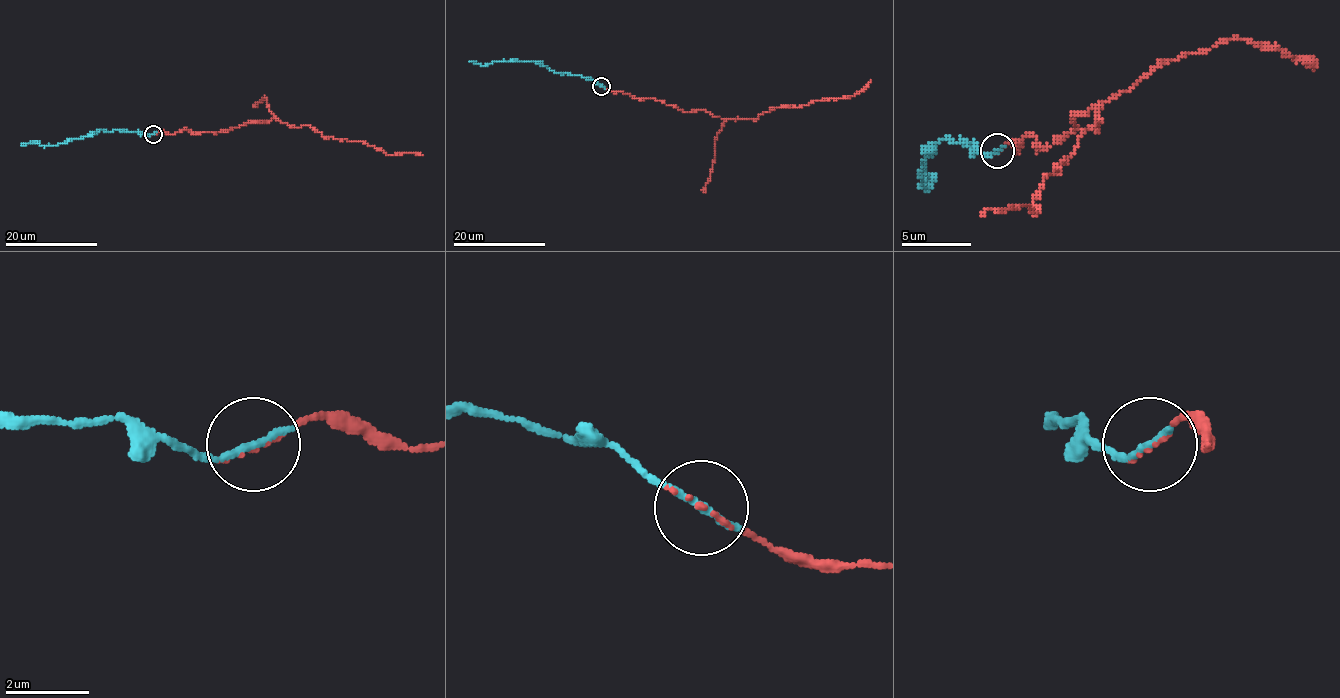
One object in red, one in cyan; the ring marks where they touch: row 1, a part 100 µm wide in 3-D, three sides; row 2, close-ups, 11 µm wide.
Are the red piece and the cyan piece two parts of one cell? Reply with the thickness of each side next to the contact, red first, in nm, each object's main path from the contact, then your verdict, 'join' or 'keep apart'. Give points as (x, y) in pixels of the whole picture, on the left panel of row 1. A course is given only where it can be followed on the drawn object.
90 nm thick on the red side, 200 nm on the other; red runs (154, 134), (217, 132), (280, 120), (296, 127), (308, 124), (324, 137), (360, 140), (387, 154), (422, 155); cyan runs (152, 134), (99, 130), (56, 145), (22, 144); join

